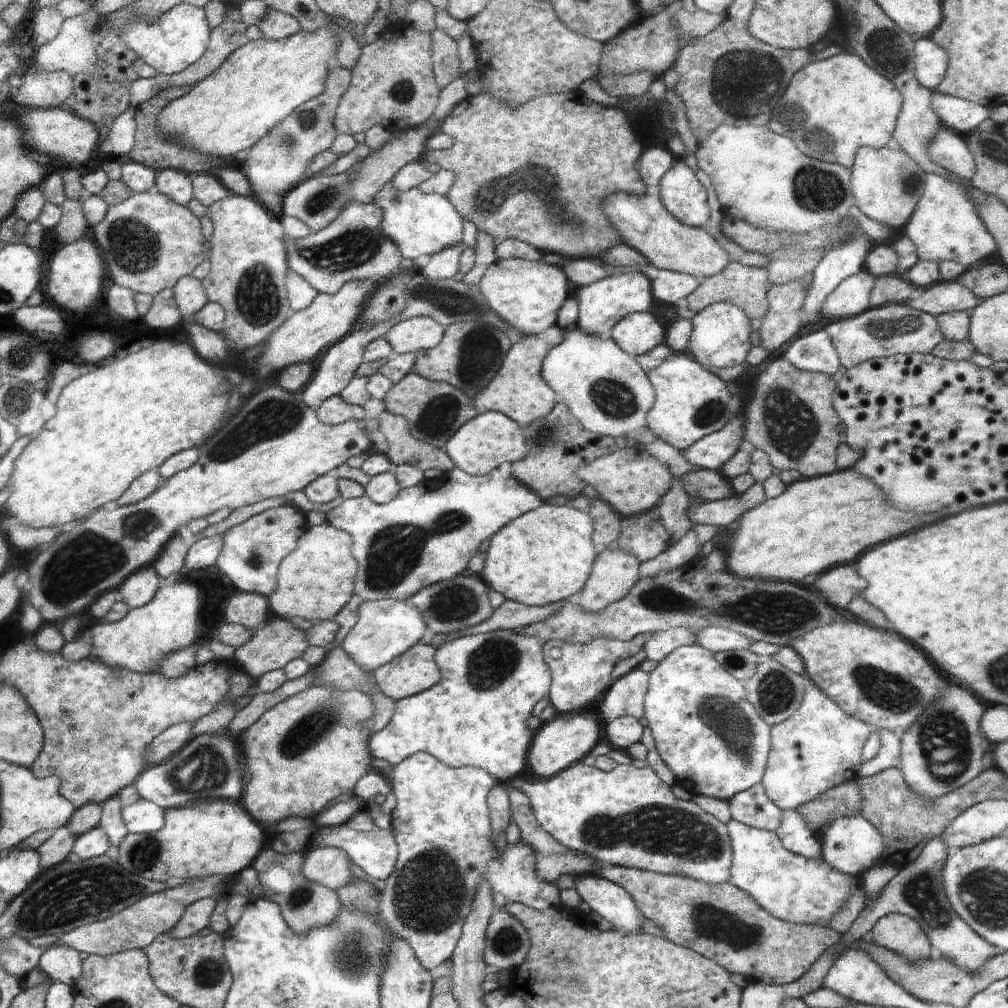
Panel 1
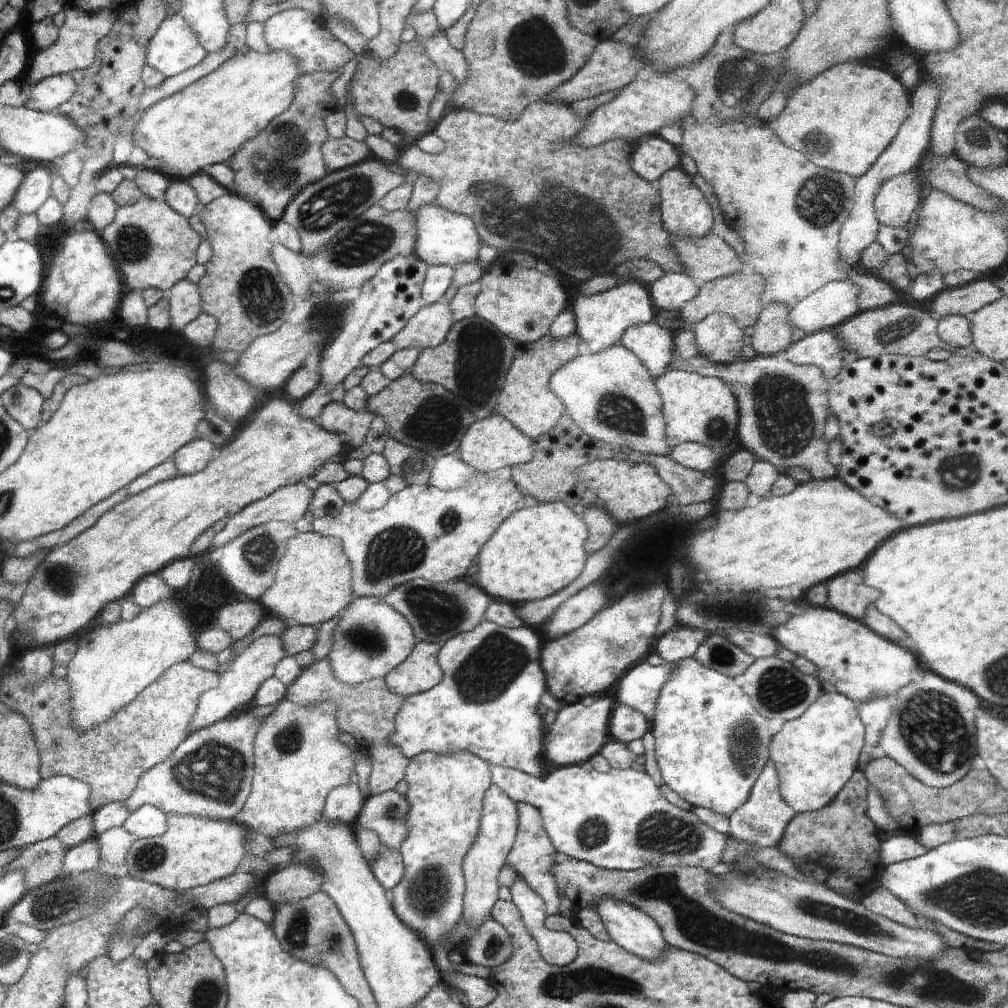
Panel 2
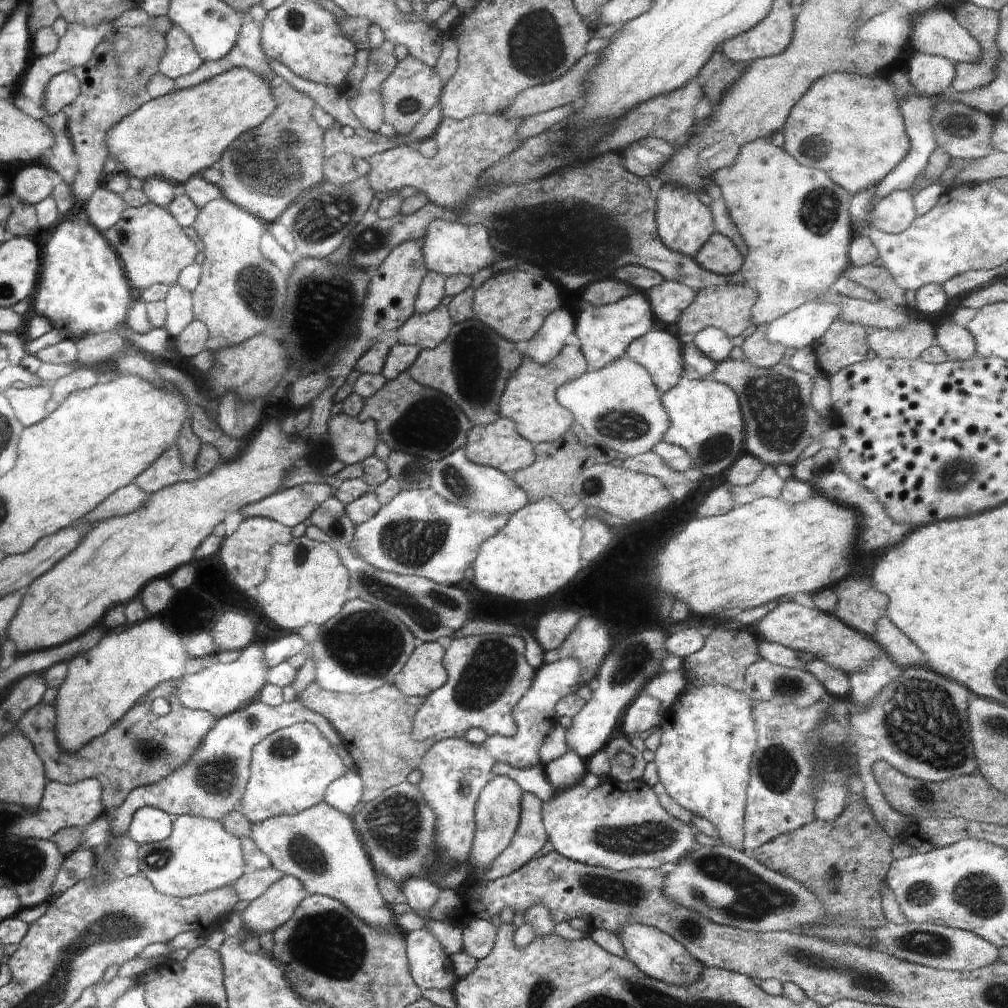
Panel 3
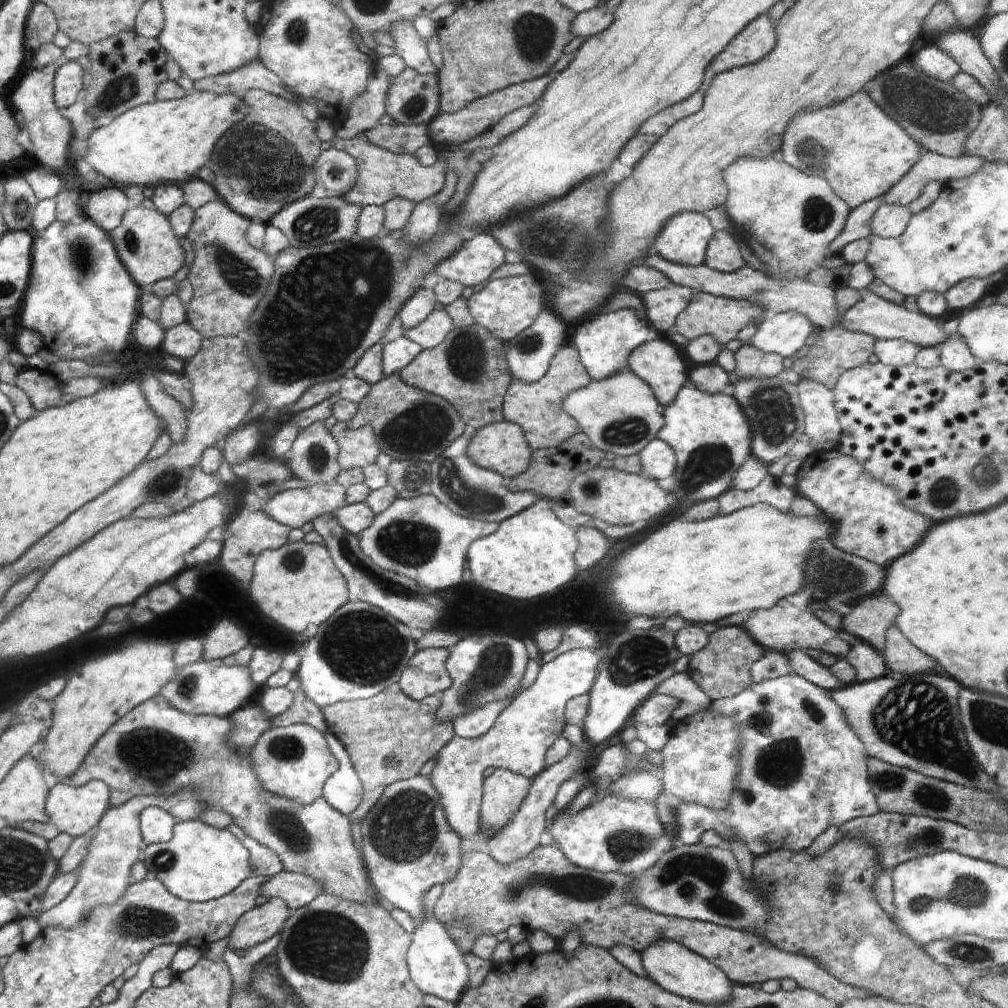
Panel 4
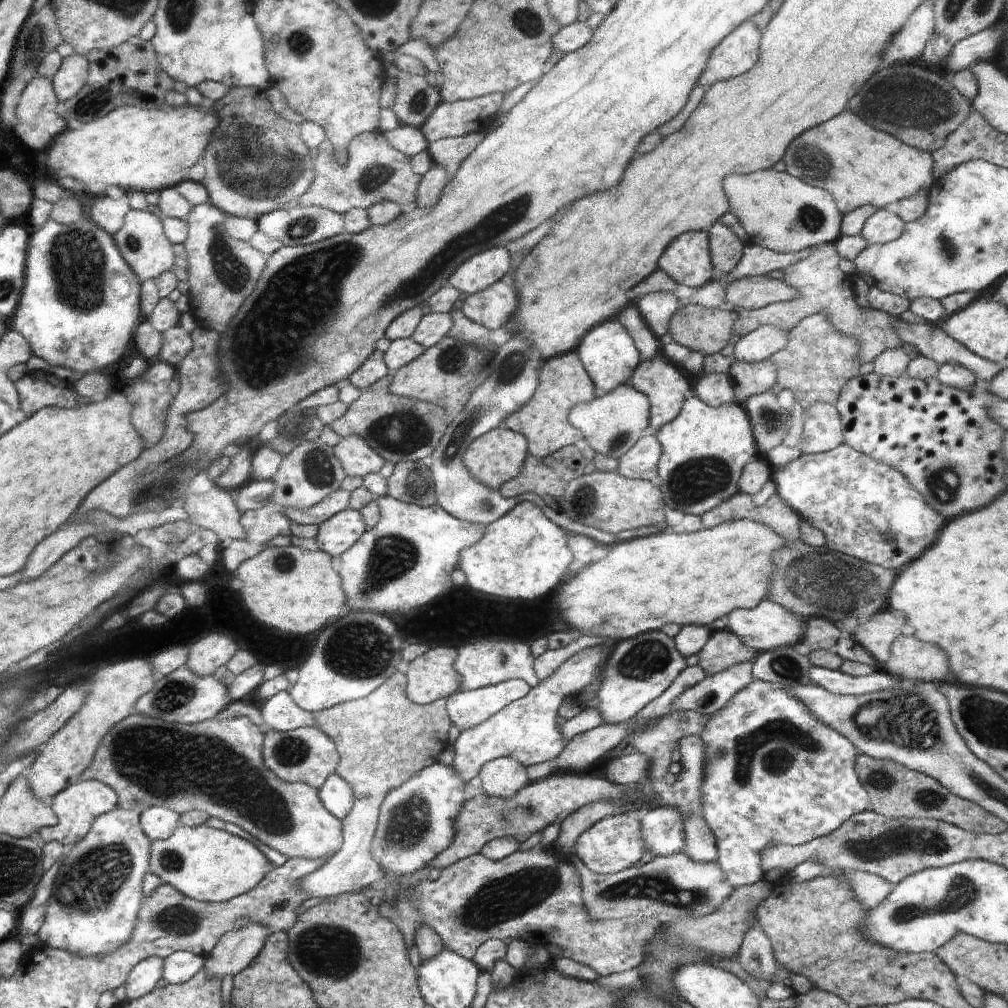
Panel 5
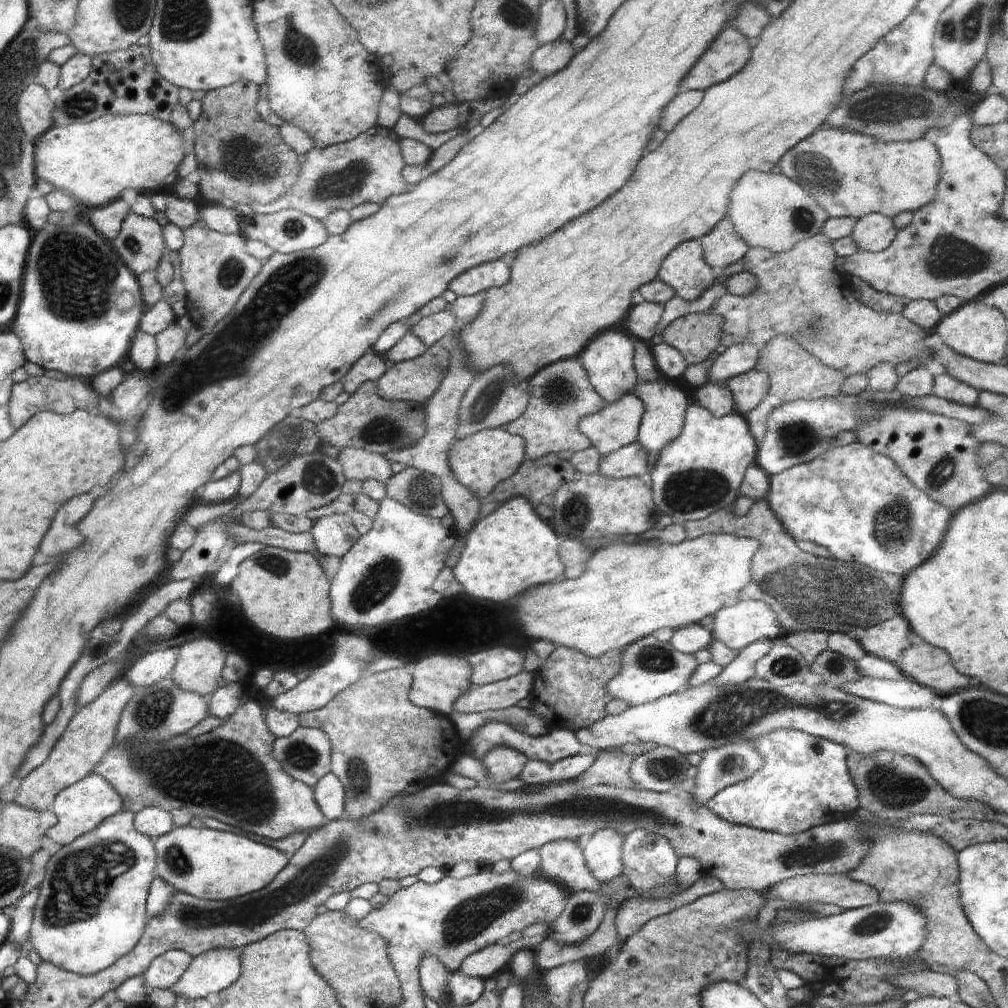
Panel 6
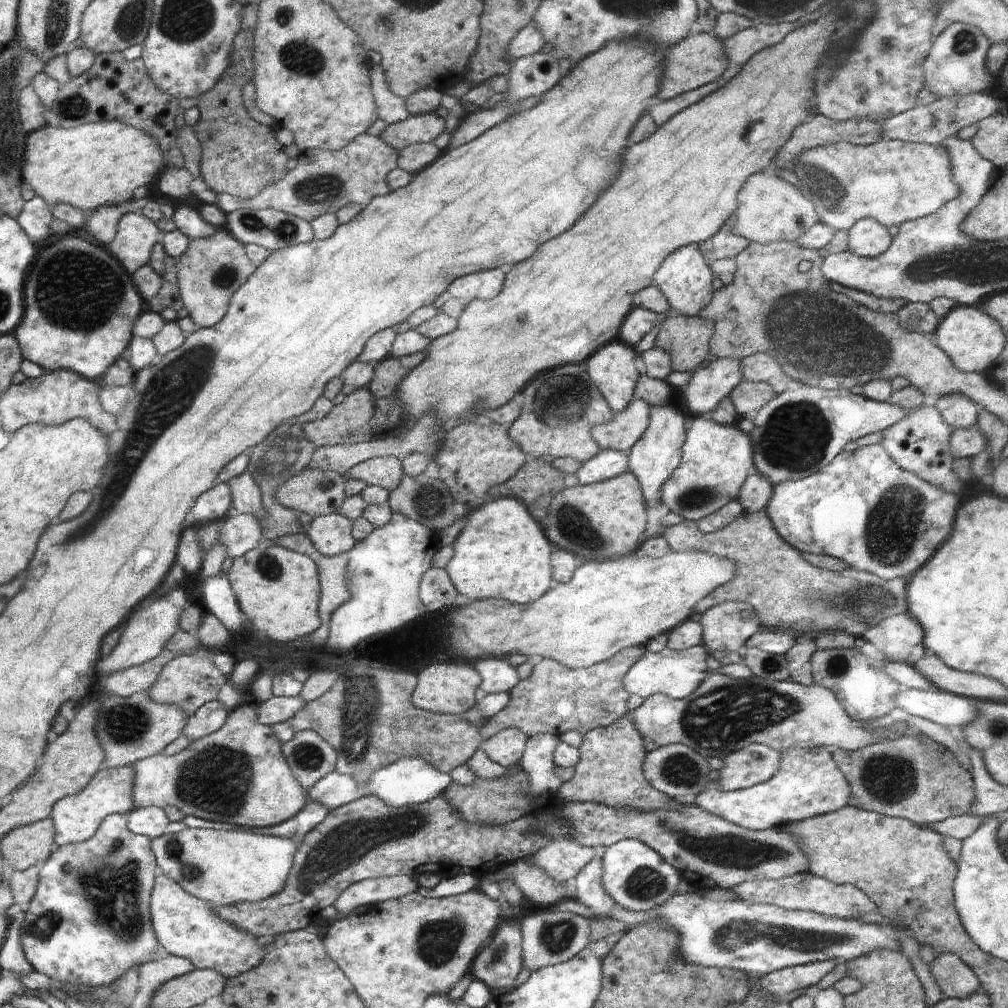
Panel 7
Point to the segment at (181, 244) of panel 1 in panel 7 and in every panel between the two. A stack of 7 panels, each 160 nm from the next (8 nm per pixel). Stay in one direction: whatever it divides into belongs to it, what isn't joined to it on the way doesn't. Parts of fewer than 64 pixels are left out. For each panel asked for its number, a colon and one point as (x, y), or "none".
2: (154, 246)
3: (153, 247)
4: (145, 239)
5: (143, 245)
6: (140, 245)
7: (135, 238)

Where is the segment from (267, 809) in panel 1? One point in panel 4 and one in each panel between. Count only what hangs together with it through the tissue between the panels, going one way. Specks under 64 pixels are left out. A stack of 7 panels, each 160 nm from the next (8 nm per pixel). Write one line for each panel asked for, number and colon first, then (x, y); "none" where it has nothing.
2: (298, 759)
3: (291, 769)
4: (294, 761)

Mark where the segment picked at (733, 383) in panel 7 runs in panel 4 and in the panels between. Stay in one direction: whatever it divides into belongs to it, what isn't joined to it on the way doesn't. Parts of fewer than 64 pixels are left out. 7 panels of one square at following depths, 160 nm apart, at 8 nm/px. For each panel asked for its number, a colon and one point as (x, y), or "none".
4: (784, 333)
5: (760, 344)
6: (735, 360)

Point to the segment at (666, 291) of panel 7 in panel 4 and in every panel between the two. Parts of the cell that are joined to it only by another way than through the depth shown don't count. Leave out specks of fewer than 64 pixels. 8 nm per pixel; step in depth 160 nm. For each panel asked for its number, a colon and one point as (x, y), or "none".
4: (684, 239)
5: (687, 260)
6: (685, 271)

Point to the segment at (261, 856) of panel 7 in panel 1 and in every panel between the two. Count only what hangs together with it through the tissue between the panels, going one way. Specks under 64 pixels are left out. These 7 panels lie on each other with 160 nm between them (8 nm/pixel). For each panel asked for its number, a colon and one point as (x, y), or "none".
1: (214, 837)
2: (194, 851)
3: (201, 855)
4: (201, 863)
5: (206, 864)
6: (209, 864)

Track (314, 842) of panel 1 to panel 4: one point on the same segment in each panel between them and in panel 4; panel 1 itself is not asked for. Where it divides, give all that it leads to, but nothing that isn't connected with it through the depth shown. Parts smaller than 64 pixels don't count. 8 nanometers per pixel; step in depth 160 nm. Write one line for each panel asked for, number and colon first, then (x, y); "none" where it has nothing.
2: (387, 865)
3: (420, 894)
4: (438, 967)

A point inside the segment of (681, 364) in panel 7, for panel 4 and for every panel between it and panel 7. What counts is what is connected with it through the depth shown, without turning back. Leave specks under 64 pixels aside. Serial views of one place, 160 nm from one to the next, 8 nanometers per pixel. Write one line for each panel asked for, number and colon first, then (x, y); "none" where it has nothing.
4: (706, 315)
5: (708, 330)
6: (697, 335)

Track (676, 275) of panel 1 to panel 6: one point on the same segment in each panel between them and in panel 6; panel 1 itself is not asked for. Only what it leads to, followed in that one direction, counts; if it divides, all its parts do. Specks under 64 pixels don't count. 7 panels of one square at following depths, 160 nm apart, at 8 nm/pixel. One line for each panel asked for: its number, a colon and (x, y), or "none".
2: (673, 288)
3: (668, 299)
4: (662, 306)
5: (657, 309)
6: (643, 320)

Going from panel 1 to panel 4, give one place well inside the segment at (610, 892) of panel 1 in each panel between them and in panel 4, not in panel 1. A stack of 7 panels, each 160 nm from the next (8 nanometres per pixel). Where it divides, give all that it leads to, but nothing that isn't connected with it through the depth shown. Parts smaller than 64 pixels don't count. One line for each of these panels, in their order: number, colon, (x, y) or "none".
2: (628, 926)
3: (658, 955)
4: (673, 967)

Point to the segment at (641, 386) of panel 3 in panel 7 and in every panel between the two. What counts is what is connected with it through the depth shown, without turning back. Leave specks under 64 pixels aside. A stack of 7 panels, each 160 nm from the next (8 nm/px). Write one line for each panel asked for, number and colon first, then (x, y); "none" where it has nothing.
4: (620, 415)
5: (613, 421)
6: (617, 425)
7: (626, 428)

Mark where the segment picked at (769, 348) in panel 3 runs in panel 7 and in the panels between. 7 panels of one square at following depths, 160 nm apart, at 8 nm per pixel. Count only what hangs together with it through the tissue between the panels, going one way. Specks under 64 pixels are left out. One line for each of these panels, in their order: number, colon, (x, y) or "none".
4: (750, 363)
5: (747, 379)
6: (749, 389)
7: (747, 398)

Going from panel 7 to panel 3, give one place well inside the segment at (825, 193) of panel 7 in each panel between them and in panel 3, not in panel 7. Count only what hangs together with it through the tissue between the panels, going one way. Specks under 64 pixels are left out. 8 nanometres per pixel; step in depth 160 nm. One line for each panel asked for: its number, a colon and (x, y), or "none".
3: (850, 126)
4: (862, 153)
5: (858, 164)
6: (849, 175)

